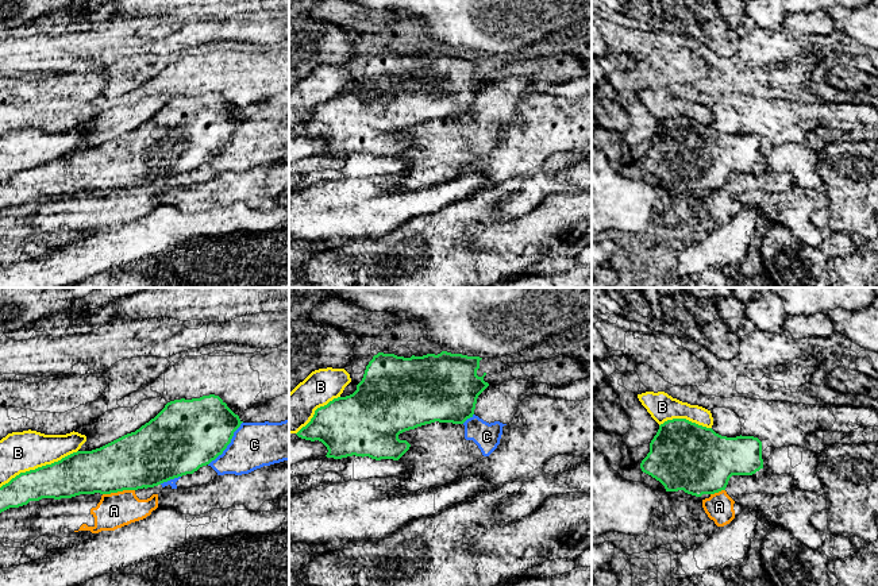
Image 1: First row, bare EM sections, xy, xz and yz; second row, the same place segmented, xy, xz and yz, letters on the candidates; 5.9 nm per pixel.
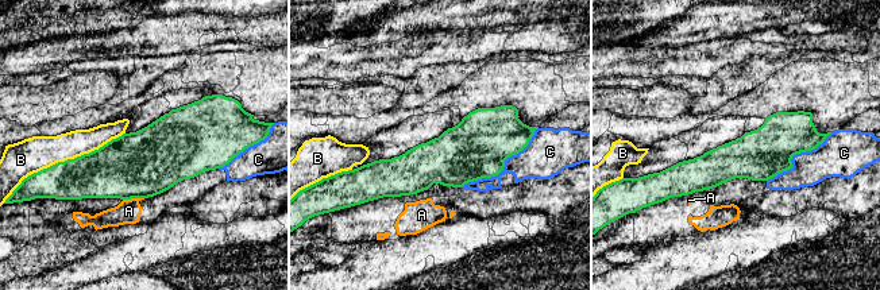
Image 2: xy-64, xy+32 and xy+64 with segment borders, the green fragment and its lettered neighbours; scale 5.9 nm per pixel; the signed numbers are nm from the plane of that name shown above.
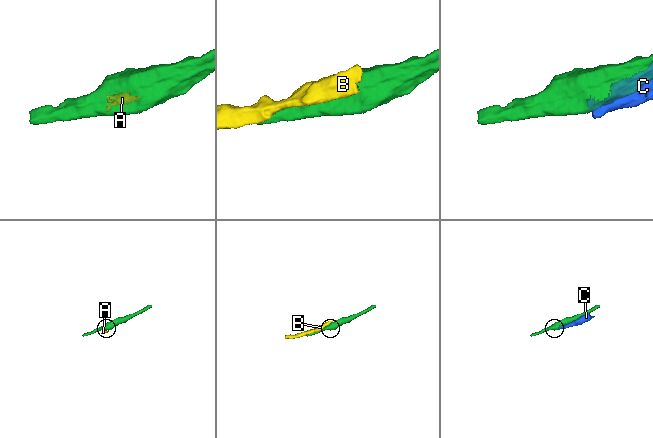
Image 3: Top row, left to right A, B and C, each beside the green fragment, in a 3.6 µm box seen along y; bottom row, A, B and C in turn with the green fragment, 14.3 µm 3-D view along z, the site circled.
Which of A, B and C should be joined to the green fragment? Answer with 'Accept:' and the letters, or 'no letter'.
Accept: A

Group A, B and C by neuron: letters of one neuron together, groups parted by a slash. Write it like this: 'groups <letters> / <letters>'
groups A / B / C

